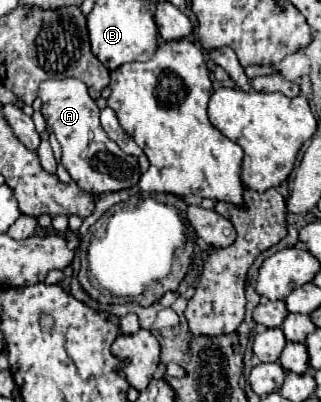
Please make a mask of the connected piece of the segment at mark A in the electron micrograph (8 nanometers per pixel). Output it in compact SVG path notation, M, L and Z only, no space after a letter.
M78 78L44 80L40 84L40 98L42 98L42 114L46 118L46 124L56 134L62 146L62 164L82 190L104 194L104 192L126 190L138 184L140 180L138 160L122 152L118 144L114 144L106 136L98 120L100 108L88 96L86 84L82 84L82 80Z

